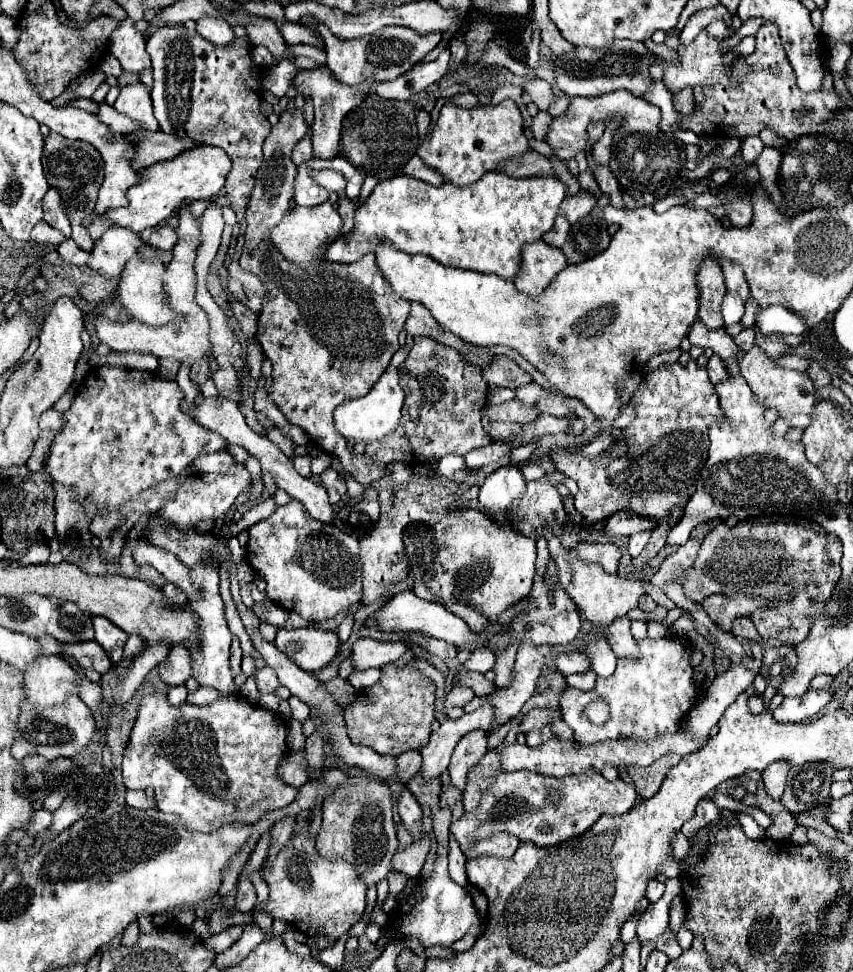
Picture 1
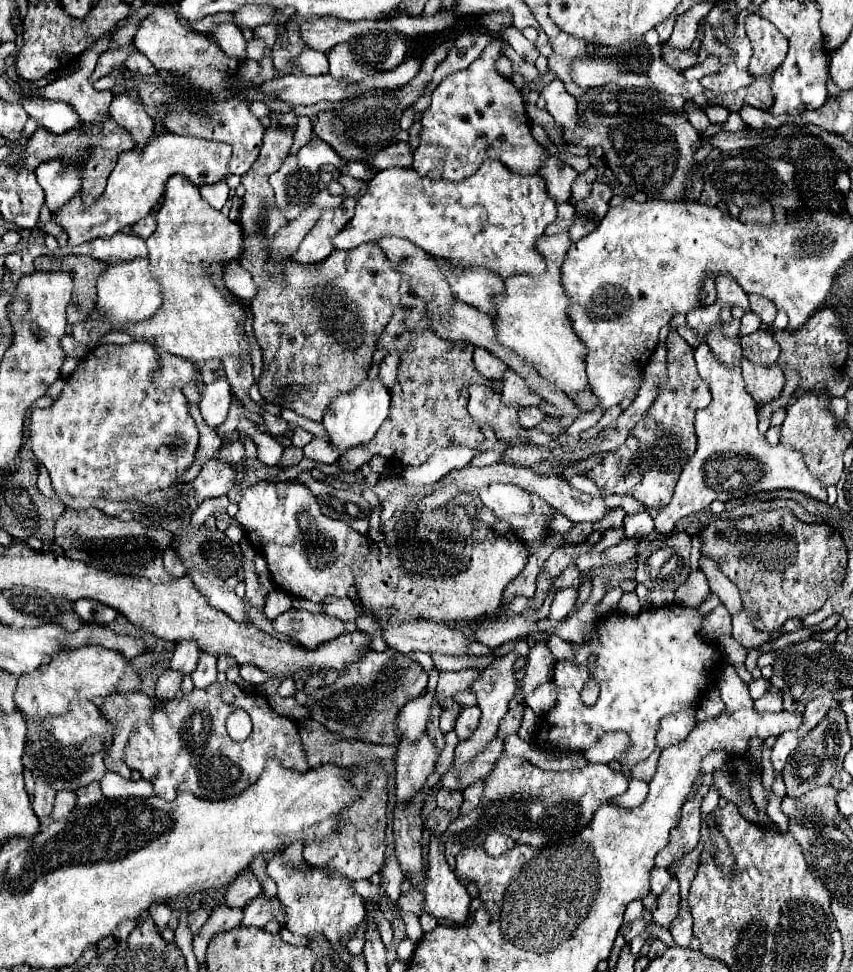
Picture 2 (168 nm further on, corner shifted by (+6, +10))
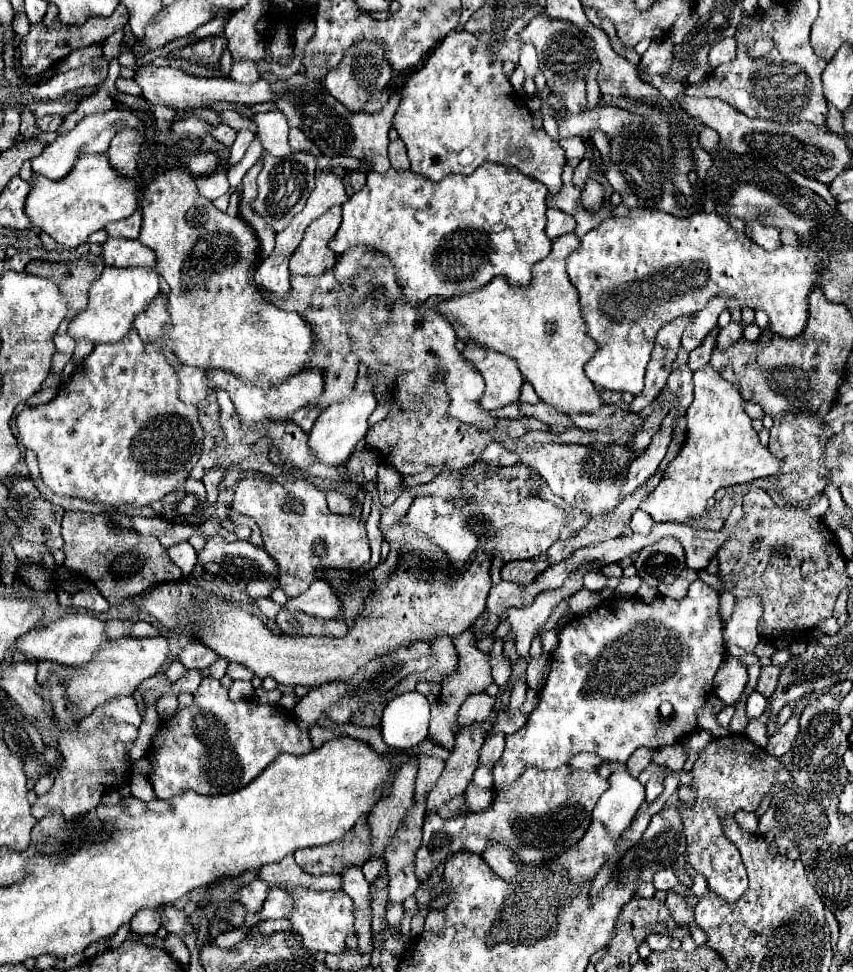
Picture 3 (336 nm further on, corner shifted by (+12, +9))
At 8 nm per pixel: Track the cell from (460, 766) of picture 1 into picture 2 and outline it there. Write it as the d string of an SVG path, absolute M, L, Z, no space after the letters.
M465 707L455 723L455 733L457 733L457 739L463 741L467 739L469 735L473 735L473 731L479 727L479 717L481 717L481 711L479 707Z

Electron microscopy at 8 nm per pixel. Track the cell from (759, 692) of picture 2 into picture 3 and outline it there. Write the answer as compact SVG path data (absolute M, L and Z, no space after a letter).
M767 666L767 668L763 668L755 690L761 692L765 698L771 698L773 690L777 686L777 678L781 676L781 672L783 672L783 666Z

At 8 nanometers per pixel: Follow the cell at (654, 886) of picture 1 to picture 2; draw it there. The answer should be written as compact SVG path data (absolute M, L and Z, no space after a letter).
M653 869L651 871L651 893L655 893L655 895L659 895L665 887L667 887L667 883L671 881L671 875L669 875L669 871L667 869Z

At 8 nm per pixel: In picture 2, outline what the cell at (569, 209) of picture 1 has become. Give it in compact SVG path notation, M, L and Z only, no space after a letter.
M589 167L585 173L579 173L577 179L573 181L573 187L571 187L571 199L569 203L577 203L581 199L587 199L589 197L589 191L591 191L591 185L595 181L595 167Z

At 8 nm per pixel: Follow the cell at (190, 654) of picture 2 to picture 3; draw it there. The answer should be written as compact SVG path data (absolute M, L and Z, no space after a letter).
M195 640L191 646L183 648L183 652L179 654L179 660L185 664L185 668L197 668L197 670L209 668L209 664L215 662L217 658L219 658L219 654L215 654L209 646L205 646L199 640Z

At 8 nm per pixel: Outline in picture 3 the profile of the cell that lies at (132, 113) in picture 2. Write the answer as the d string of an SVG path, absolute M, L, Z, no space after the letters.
M123 128L111 140L111 148L107 152L107 158L109 158L109 164L119 172L119 176L133 178L137 174L137 164L141 158L139 152L141 152L139 132L137 130L131 132L131 128Z

